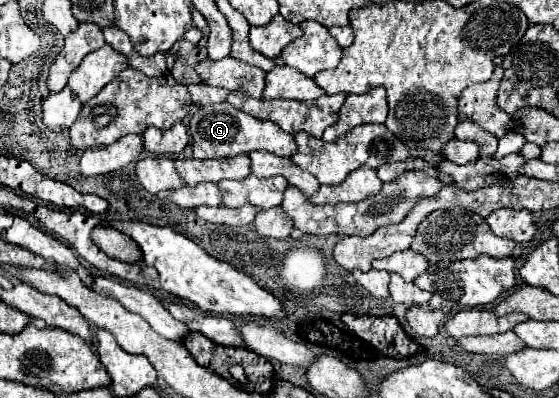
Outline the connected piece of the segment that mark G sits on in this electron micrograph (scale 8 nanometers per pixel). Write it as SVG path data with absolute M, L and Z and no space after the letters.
M215 103L197 109L197 113L189 121L189 131L193 135L193 157L195 159L219 159L219 157L235 157L251 151L269 151L279 157L291 157L297 151L295 137L287 135L283 129L273 125L271 121L255 119L229 103Z

